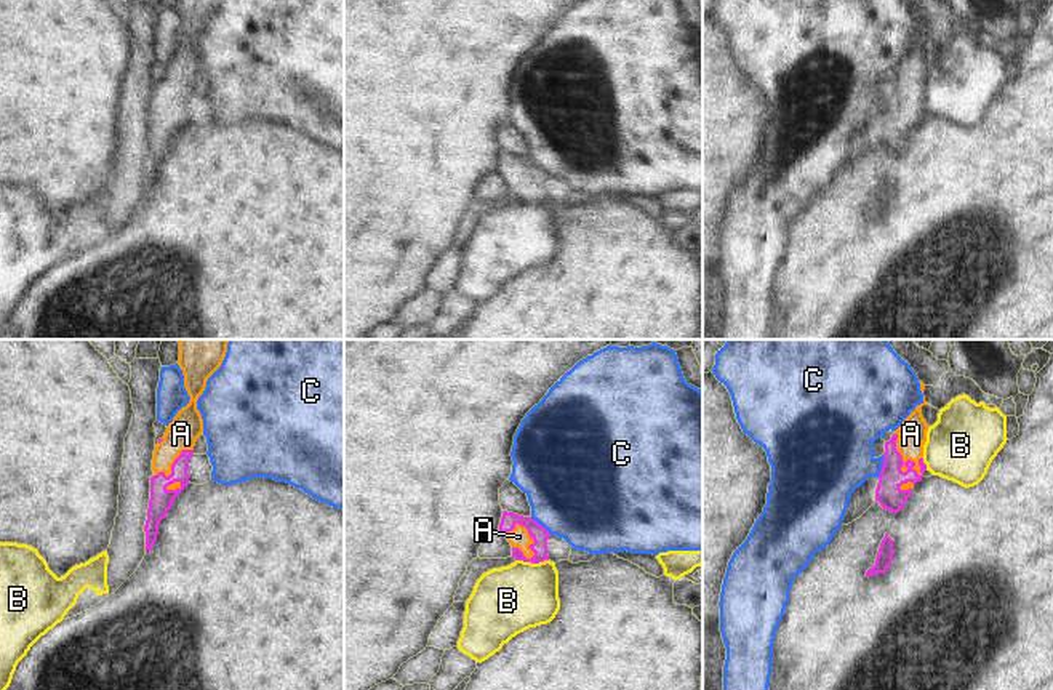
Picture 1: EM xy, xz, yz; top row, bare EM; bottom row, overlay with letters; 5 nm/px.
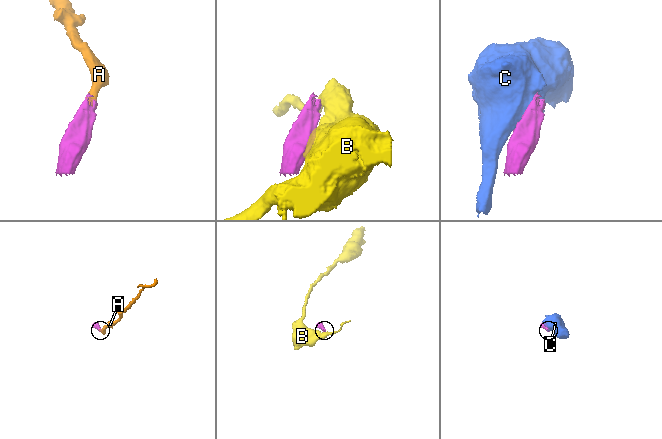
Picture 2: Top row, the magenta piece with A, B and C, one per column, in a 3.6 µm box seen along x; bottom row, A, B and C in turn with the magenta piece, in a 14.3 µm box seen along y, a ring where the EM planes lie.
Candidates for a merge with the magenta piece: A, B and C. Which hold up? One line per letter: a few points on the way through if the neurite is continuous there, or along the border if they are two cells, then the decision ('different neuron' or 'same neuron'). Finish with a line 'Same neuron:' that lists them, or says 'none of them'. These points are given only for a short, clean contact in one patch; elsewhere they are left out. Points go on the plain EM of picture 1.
A: way yz (888, 135), (901, 112), (901, 100), (911, 76); same neuron
B: different neuron
C: border yz (884, 96), (884, 106), (877, 119); different neuron
Same neuron: A

